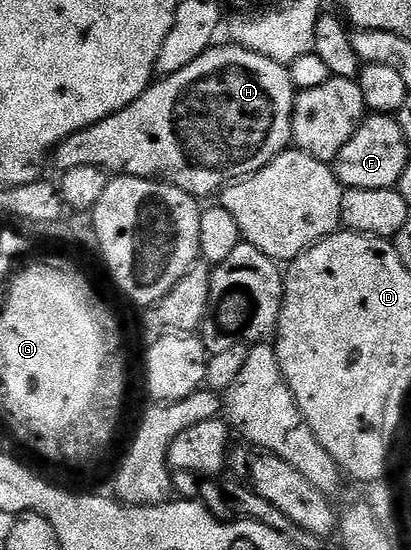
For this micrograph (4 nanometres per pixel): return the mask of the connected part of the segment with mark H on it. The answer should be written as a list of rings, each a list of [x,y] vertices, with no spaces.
[[[214,44],[191,67],[170,77],[154,80],[149,90],[135,103],[115,115],[79,131],[52,150],[51,161],[61,171],[75,167],[95,167],[110,175],[147,177],[164,181],[198,199],[220,194],[226,185],[257,173],[280,153],[290,148],[293,140],[293,108],[298,90],[293,87],[293,74],[286,66],[275,63],[241,45]]]

